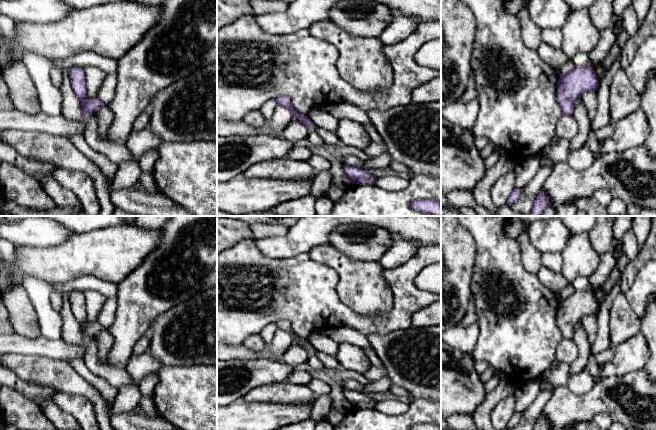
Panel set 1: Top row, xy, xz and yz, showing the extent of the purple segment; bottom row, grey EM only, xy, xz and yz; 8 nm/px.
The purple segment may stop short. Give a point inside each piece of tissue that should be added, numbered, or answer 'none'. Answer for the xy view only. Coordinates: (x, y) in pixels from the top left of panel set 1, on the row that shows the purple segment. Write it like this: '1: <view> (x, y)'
none

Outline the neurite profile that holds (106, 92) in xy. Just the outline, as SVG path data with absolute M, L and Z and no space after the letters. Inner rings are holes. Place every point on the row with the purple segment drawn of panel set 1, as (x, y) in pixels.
M117 72L106 74L102 86L100 87L97 99L104 104L110 104L114 98L117 83Z

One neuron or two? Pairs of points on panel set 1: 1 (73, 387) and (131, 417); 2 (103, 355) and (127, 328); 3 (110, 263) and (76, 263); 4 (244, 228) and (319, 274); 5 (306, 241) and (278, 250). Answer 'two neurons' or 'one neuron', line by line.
1: two neurons
2: two neurons
3: one neuron
4: two neurons
5: one neuron

